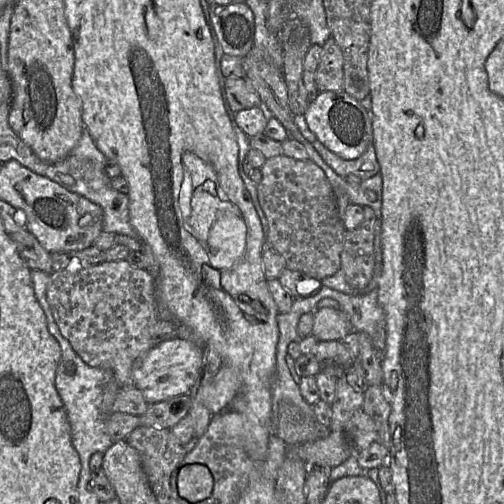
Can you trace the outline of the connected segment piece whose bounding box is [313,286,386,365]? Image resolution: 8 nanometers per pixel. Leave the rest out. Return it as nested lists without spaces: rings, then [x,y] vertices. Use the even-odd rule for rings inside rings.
[[[322,286],[313,295],[315,306],[323,298],[332,298],[339,304],[349,318],[354,331],[367,333],[377,351],[378,364],[382,364],[382,356],[386,348],[386,318],[378,303],[378,288],[365,295],[348,295]]]

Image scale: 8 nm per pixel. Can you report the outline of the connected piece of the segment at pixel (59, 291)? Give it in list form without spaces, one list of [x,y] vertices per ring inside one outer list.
[[[126,260],[103,262],[101,264],[84,268],[80,271],[55,271],[49,276],[46,295],[55,323],[62,336],[67,339],[78,356],[89,366],[110,370],[120,387],[132,385],[132,369],[138,359],[147,353],[154,345],[151,340],[151,328],[159,321],[158,302],[155,294],[155,279],[146,269],[134,268]]]

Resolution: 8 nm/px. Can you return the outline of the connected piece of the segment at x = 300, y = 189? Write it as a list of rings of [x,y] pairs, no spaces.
[[[281,154],[266,159],[261,172],[257,193],[269,225],[267,241],[283,256],[286,268],[320,281],[335,274],[341,269],[346,228],[339,217],[335,192],[324,171],[311,159],[296,160]]]

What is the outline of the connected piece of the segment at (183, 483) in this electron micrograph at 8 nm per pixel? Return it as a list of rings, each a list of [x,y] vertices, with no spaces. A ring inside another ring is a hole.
[[[194,463],[181,467],[177,475],[177,488],[181,498],[197,503],[208,498],[214,481],[210,470],[202,464]]]

